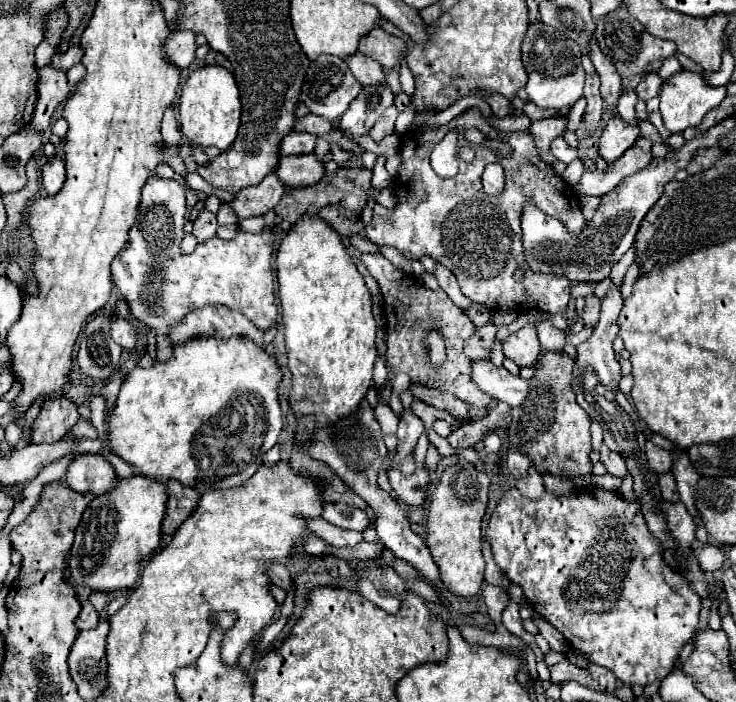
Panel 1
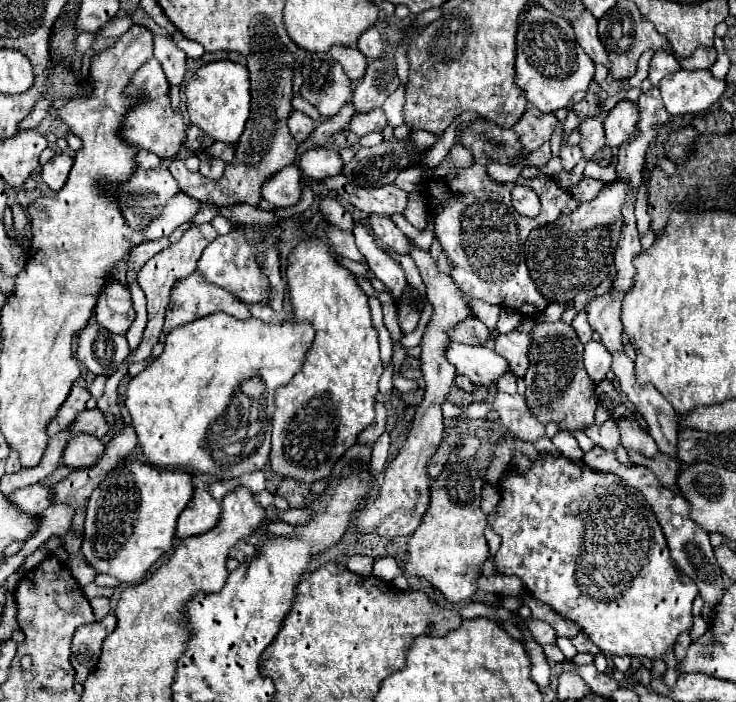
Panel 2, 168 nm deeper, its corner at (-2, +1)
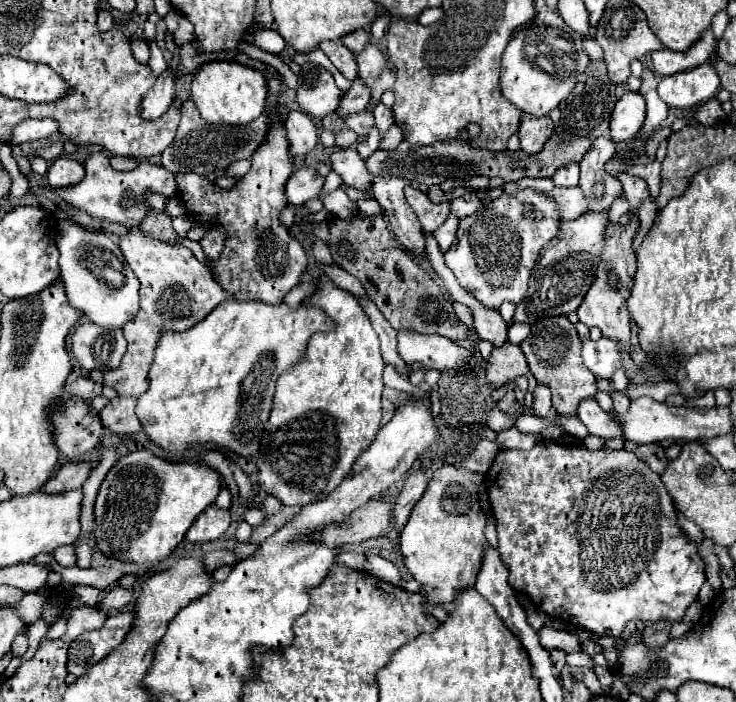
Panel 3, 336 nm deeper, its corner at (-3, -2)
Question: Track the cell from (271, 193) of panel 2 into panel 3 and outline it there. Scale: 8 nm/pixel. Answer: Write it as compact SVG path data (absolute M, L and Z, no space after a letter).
M302 166L286 182L288 204L302 206L304 202L318 198L322 192L322 186L324 186L324 176L318 176L318 172L314 168Z

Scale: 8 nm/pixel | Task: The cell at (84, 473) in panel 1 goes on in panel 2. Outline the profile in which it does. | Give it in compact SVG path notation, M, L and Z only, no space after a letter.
M89 435L73 437L63 451L63 463L73 471L89 469L101 459L103 451L105 445L97 437L89 437Z

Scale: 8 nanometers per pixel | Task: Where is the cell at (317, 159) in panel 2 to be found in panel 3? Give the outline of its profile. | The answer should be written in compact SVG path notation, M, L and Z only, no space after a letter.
M354 146L344 148L344 150L336 150L330 156L330 164L332 164L334 172L338 172L340 178L348 186L358 188L362 192L372 190L372 174L368 172L364 158L358 154L358 150Z

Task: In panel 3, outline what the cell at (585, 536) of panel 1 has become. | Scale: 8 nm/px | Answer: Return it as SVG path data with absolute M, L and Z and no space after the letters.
M540 440L534 444L532 450L500 450L494 464L484 476L484 484L490 496L492 512L498 524L498 550L502 554L502 560L508 564L510 570L510 586L518 592L524 592L530 596L532 604L546 612L548 616L562 618L574 626L582 626L590 632L596 632L598 636L620 636L628 620L662 620L668 618L670 622L682 620L686 608L698 598L698 592L702 584L706 582L704 576L704 562L698 554L698 548L686 532L676 522L676 508L672 502L672 496L664 488L660 476L648 468L646 462L642 462L634 452L630 450L600 450L590 452L584 446L576 444L562 444L556 440Z

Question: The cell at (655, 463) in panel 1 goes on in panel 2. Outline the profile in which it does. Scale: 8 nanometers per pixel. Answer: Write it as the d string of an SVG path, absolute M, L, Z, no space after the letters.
M625 421L625 425L621 425L621 441L627 451L637 451L649 459L659 453L655 439L647 431L643 431L637 423L631 421Z

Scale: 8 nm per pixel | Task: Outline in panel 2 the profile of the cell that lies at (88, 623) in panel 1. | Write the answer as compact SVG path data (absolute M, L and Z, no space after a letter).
M95 597L89 601L91 603L91 609L95 613L95 621L101 621L101 617L105 617L109 613L109 599L105 597Z

